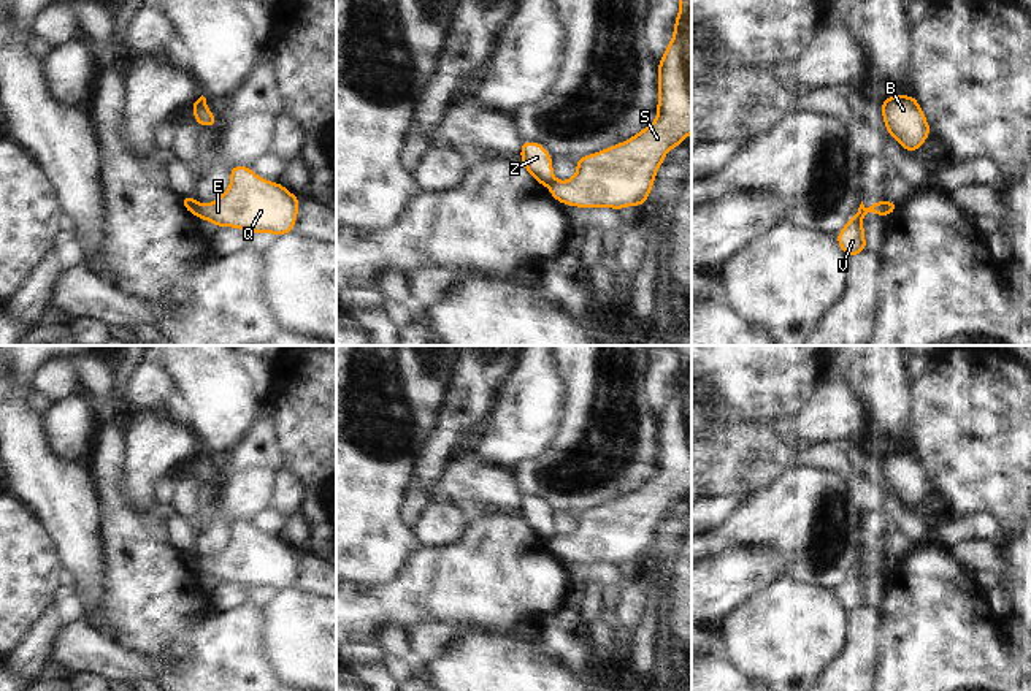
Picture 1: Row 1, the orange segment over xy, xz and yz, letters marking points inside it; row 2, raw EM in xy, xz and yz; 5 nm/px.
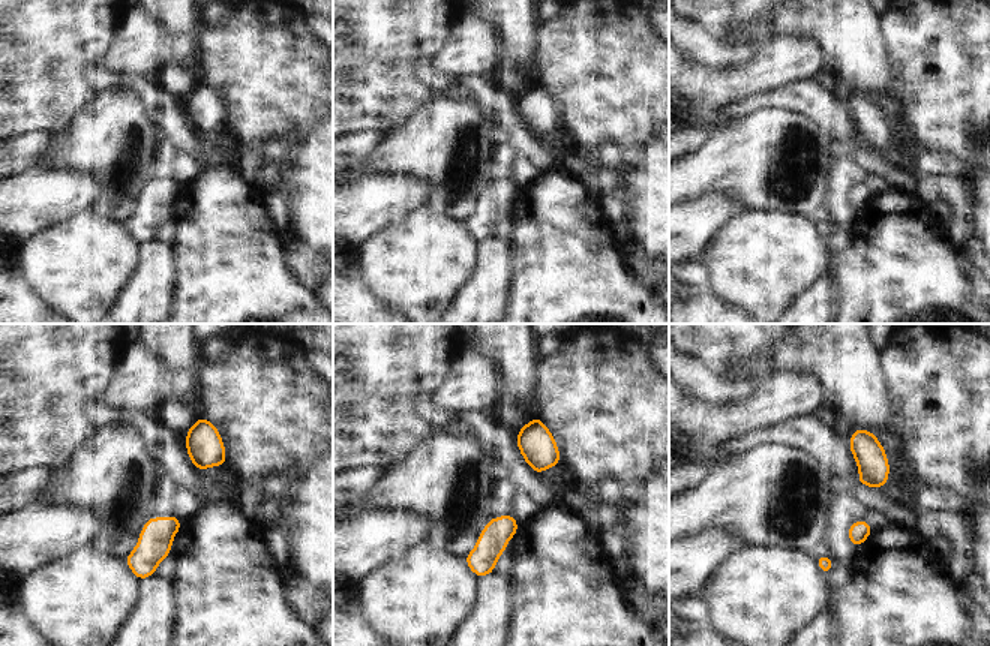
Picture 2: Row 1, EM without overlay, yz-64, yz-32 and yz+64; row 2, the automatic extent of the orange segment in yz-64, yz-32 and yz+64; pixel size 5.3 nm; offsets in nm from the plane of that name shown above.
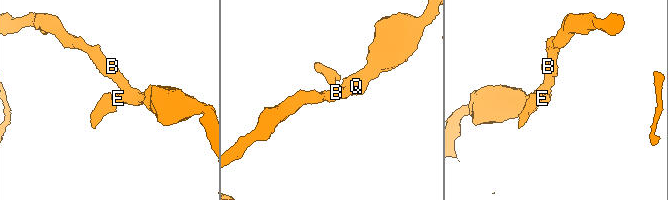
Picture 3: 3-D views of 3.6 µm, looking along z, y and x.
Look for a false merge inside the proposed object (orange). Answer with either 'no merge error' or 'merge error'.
merge error

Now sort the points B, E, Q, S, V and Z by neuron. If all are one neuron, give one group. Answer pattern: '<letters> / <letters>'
B E Q S / V Z

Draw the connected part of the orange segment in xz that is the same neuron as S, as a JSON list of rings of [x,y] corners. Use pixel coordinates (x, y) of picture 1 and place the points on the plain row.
[[[677,346],[679,368],[671,396],[658,415],[657,474],[630,494],[574,515],[577,526],[568,536],[547,540],[554,555],[574,563],[644,561],[652,547],[655,529],[666,509],[684,501],[692,488],[692,346]]]

